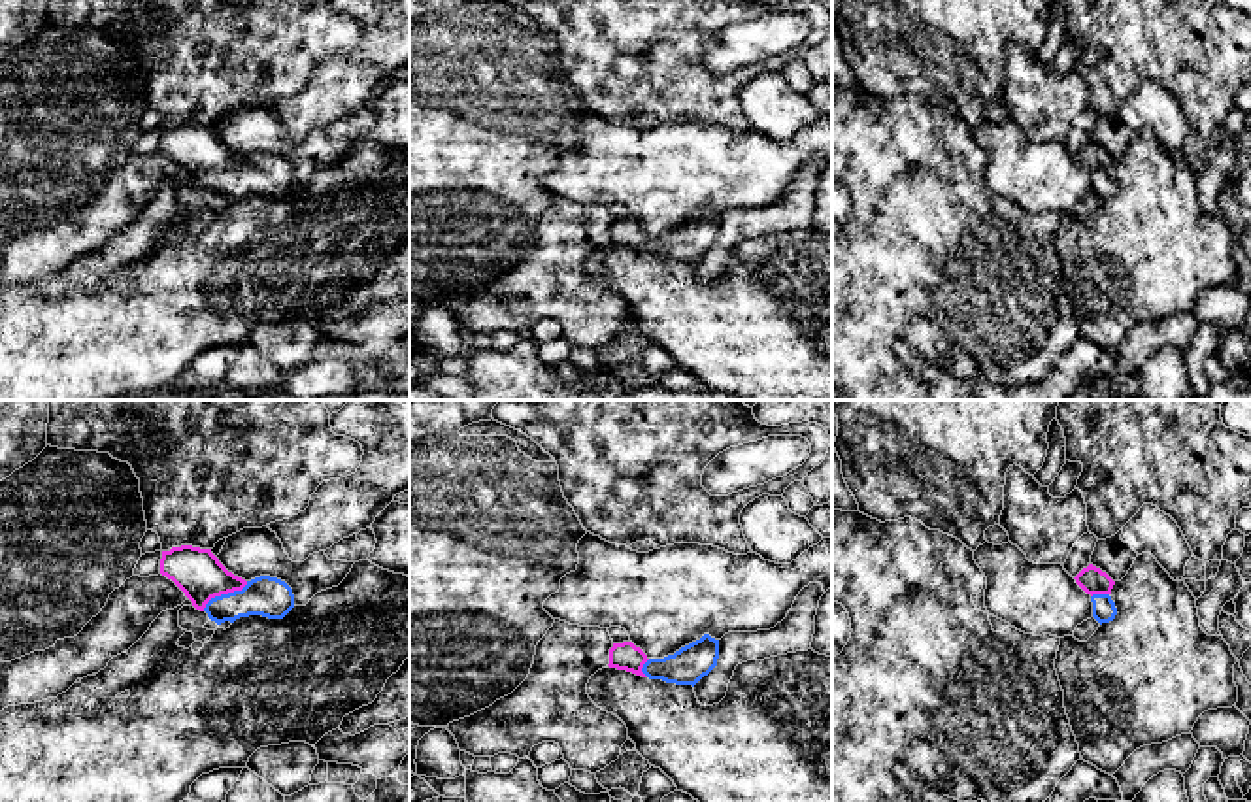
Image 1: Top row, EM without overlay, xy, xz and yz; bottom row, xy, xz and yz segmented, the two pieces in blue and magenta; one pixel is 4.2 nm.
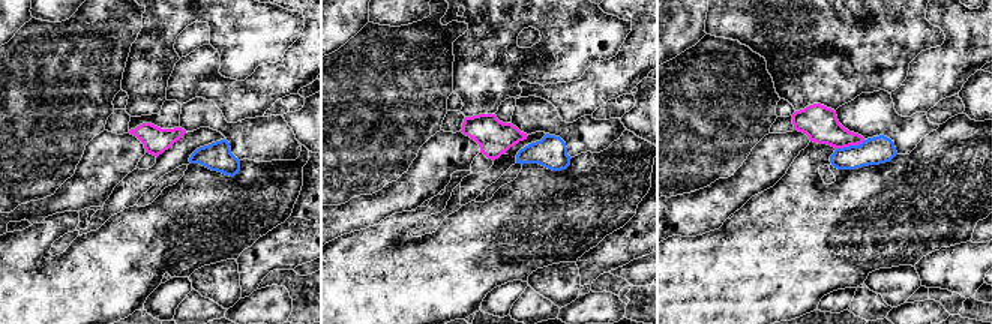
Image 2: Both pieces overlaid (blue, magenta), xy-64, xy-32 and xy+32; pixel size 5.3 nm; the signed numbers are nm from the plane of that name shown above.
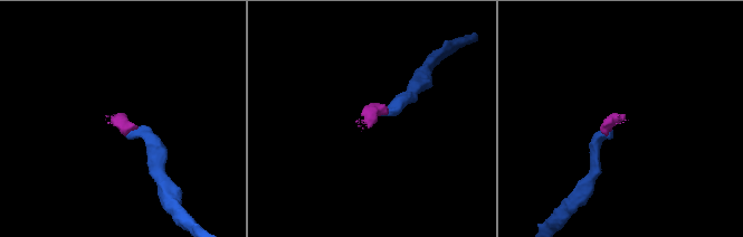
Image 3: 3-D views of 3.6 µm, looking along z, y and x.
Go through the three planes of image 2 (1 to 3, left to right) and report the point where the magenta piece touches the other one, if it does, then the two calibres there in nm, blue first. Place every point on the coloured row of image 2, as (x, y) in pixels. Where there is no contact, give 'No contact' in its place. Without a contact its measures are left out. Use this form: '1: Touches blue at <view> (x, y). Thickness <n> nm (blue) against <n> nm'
1: No contact
2: No contact
3: Touches blue at xy+32 (850, 146). Thickness 150 nm (blue) against 190 nm

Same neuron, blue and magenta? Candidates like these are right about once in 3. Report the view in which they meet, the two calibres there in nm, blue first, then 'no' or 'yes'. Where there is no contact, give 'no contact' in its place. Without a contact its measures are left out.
contact in xy; calibres 170 and 200 nm; yes

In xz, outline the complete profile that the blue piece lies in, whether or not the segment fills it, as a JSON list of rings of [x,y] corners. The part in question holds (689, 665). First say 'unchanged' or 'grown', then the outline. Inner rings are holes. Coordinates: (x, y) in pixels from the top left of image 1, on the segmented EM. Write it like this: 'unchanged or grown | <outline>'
grown | [[[704,634],[664,659],[649,659],[632,642],[613,643],[609,668],[626,670],[642,677],[662,679],[676,685],[696,685],[708,676],[719,659],[719,640]]]

